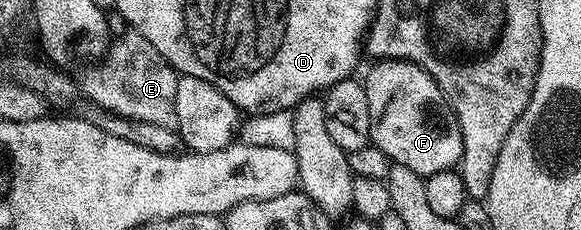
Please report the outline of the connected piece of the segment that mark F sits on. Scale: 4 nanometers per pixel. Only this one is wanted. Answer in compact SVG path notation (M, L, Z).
M384 59L379 62L381 65L376 65L368 73L368 78L363 78L362 84L366 91L366 103L370 103L370 135L372 136L371 144L378 147L378 151L382 151L388 156L388 160L393 165L401 165L402 167L410 167L410 171L420 174L421 177L427 179L431 173L438 171L446 171L447 169L456 169L461 164L464 156L464 144L462 143L462 131L460 130L460 123L456 120L455 115L451 109L444 102L444 97L438 91L438 87L434 83L432 77L425 73L419 65L412 64L407 59Z

